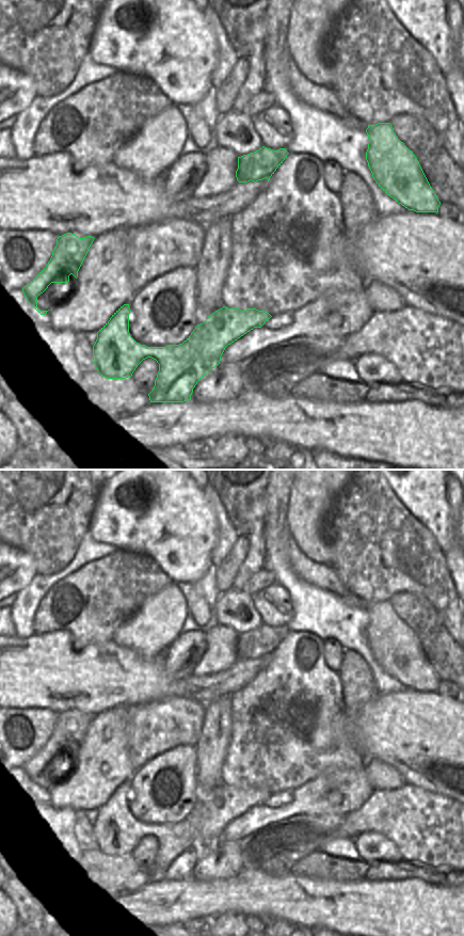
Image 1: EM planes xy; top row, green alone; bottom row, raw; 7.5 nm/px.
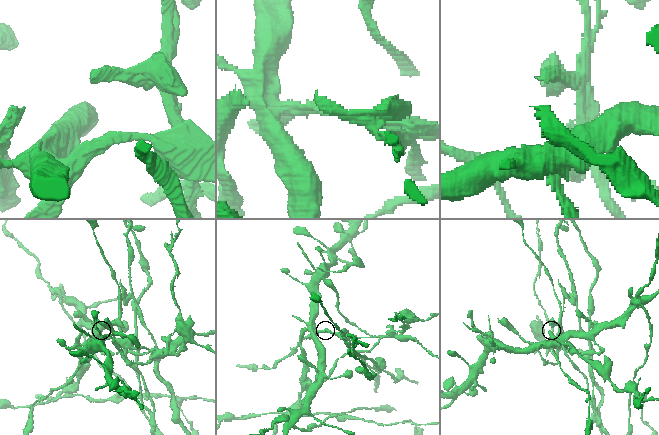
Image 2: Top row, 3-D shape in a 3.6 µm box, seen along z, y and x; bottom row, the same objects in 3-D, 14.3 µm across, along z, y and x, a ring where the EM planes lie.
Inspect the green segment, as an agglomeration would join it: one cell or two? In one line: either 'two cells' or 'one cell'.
two cells

